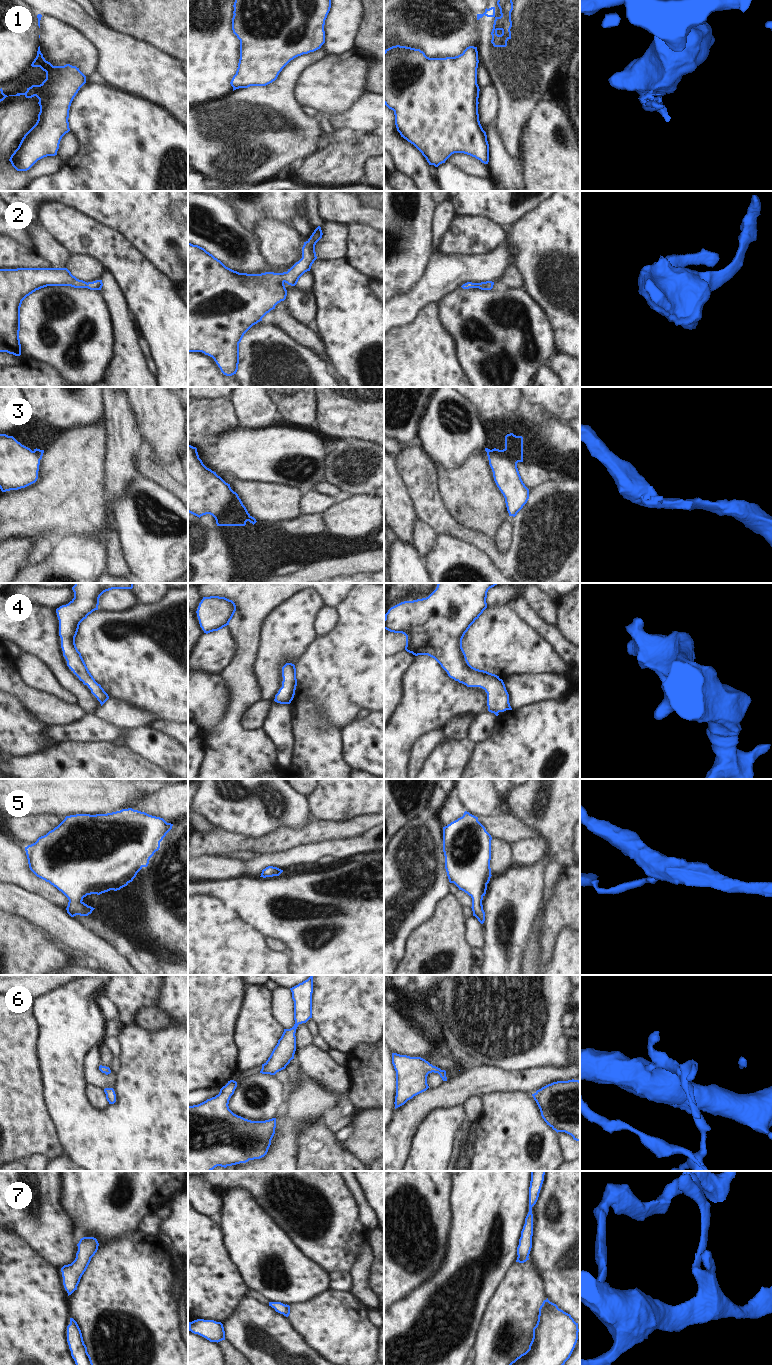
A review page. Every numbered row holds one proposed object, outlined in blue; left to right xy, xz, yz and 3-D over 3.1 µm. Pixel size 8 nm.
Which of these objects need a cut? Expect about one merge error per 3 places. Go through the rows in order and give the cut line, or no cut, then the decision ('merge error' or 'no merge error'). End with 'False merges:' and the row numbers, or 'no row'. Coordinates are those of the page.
1: xy (41, 53), (37, 55) | merge error
2: no cut | no merge error
3: no cut | no merge error
4: no cut | no merge error
5: no cut | no merge error
6: no cut | no merge error
7: no cut | no merge error
False merges: 1

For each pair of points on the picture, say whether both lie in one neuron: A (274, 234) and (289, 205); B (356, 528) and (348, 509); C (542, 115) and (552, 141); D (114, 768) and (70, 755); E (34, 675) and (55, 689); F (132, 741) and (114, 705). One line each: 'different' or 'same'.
A: different
B: same
C: same
D: same
E: same
F: different

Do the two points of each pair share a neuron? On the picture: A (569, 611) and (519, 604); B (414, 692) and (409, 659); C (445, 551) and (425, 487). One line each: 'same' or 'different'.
A: different
B: different
C: different

